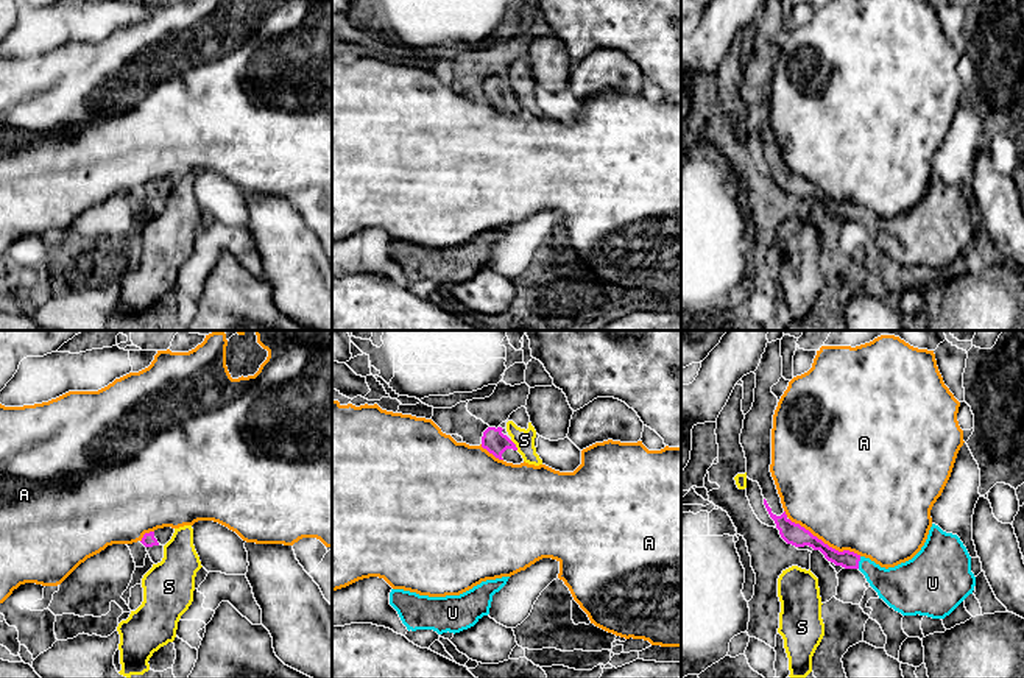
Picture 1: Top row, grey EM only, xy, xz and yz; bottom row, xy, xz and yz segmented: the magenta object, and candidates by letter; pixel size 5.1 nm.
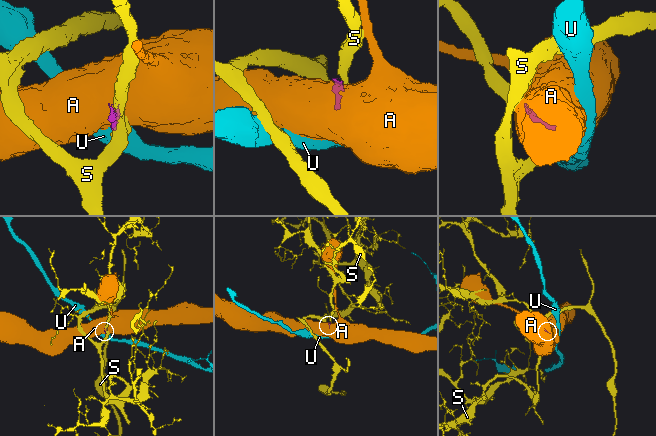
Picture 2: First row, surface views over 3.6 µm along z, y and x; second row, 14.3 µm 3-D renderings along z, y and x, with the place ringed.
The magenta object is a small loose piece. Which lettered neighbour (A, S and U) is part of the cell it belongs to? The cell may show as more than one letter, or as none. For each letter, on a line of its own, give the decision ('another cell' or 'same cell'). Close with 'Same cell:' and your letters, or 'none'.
A: another cell
S: another cell
U: same cell
Same cell: U

